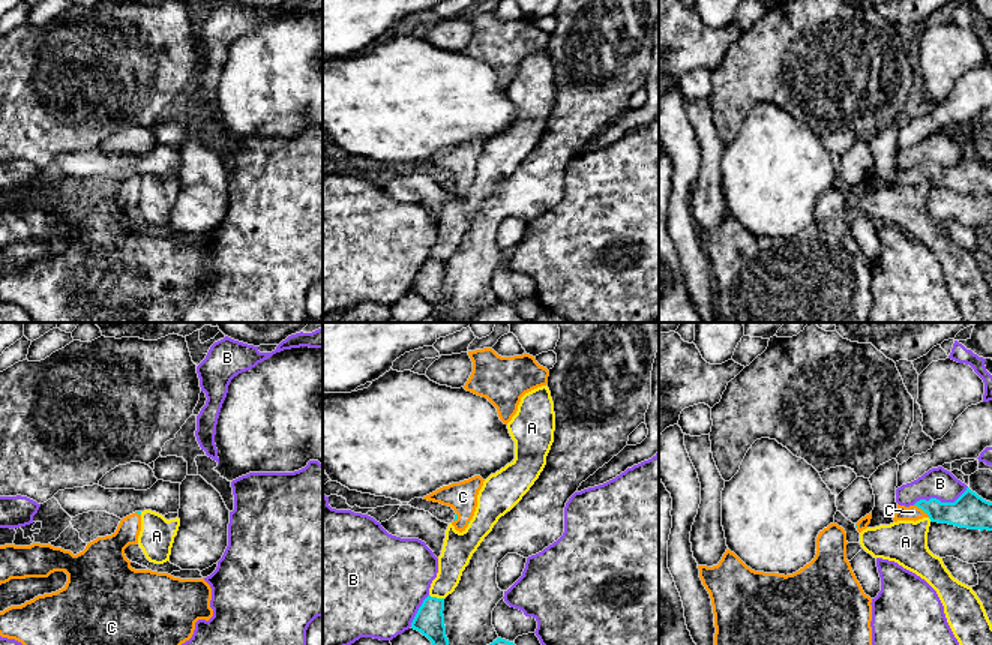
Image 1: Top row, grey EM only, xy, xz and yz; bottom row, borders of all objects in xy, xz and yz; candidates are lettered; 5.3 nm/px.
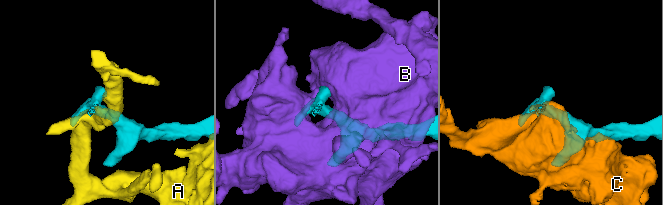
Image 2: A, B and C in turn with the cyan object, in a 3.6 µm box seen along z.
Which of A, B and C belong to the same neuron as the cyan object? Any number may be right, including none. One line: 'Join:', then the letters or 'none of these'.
Join: C

